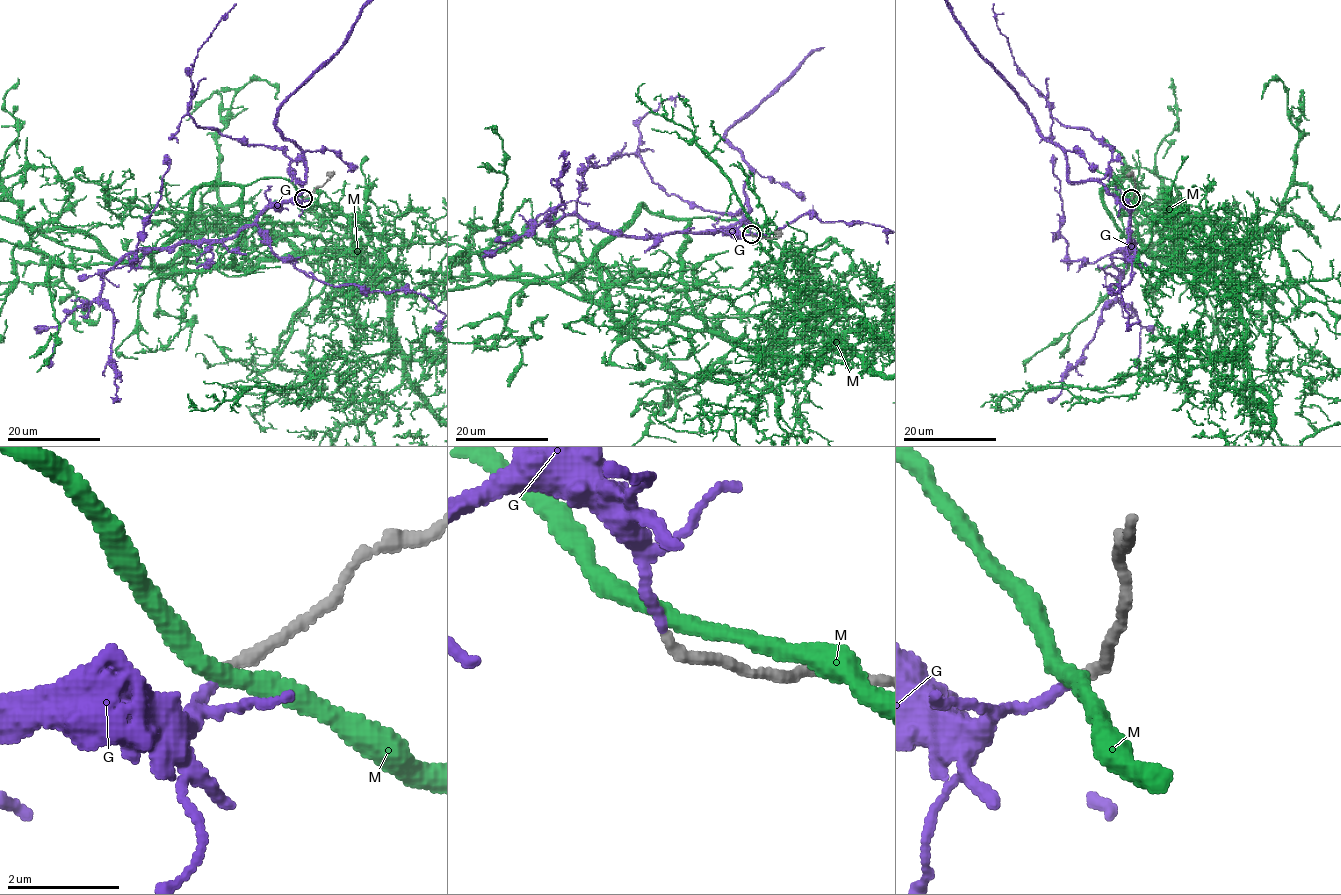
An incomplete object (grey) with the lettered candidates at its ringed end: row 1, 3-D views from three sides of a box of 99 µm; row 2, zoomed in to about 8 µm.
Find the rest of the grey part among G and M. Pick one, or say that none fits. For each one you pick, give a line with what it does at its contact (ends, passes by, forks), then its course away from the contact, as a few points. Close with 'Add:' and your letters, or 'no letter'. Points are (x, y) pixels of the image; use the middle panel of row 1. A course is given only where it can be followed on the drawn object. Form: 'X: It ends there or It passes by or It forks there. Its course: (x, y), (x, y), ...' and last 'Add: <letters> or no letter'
G: It ends there. Its course: (751, 234), (735, 222), (660, 236), (606, 232), (573, 215), (551, 222), (561, 205), (563, 150)
Add: G

